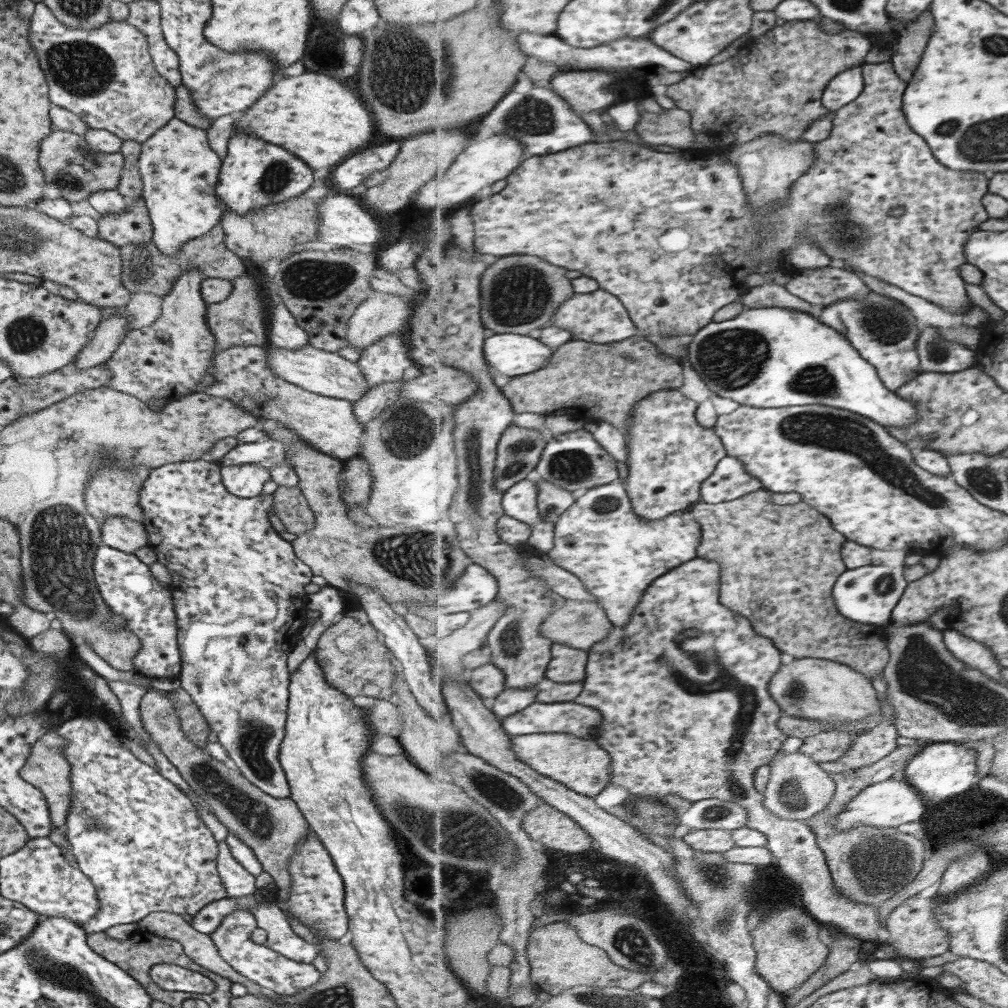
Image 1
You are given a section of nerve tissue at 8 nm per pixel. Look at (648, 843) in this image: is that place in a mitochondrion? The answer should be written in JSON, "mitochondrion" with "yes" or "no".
{"mitochondrion":"no"}

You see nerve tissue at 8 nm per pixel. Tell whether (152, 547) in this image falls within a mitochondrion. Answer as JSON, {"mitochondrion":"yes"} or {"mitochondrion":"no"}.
{"mitochondrion":"no"}

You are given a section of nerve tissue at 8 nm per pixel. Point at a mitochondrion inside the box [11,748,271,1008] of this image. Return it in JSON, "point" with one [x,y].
{"point":[38,961]}

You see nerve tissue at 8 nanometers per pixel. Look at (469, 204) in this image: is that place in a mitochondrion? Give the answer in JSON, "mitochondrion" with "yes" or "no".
{"mitochondrion":"no"}

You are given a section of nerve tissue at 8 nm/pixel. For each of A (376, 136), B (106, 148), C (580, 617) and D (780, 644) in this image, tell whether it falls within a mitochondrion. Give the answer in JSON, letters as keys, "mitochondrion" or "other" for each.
{"A":"other","B":"other","C":"mitochondrion","D":"other"}

